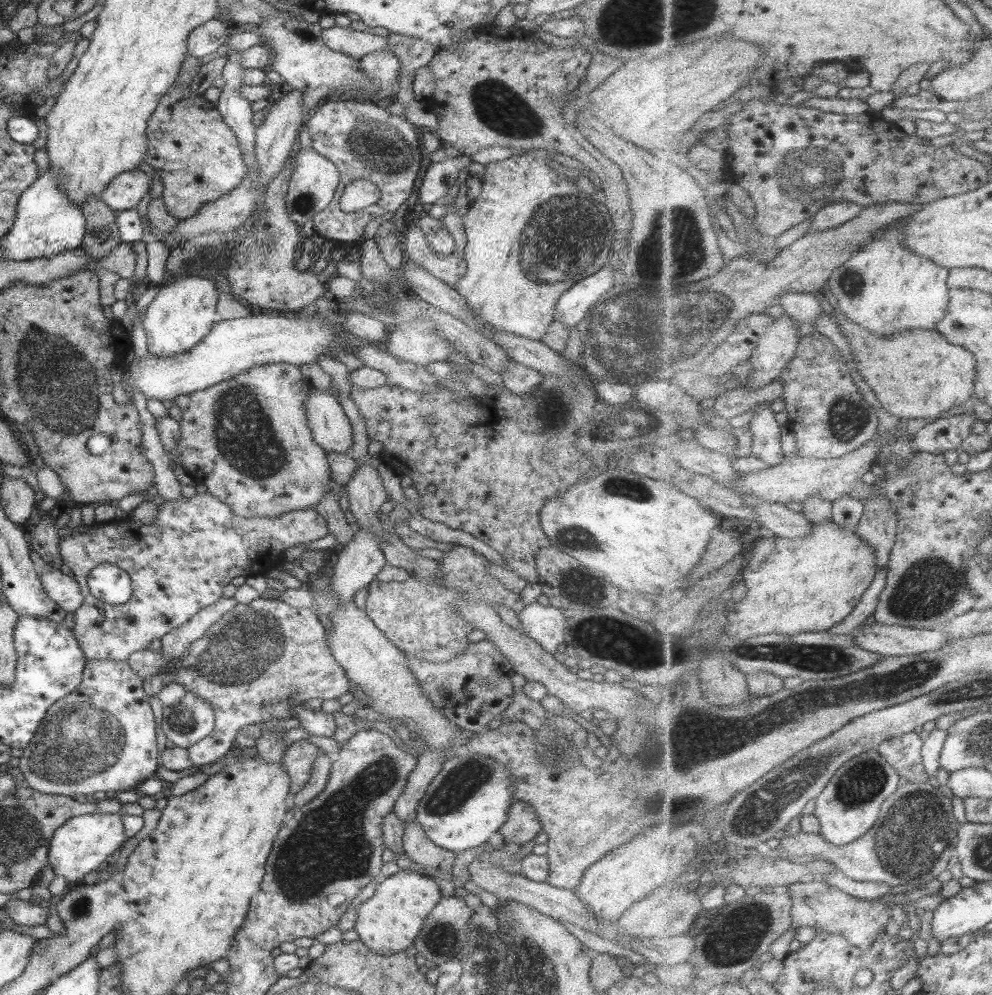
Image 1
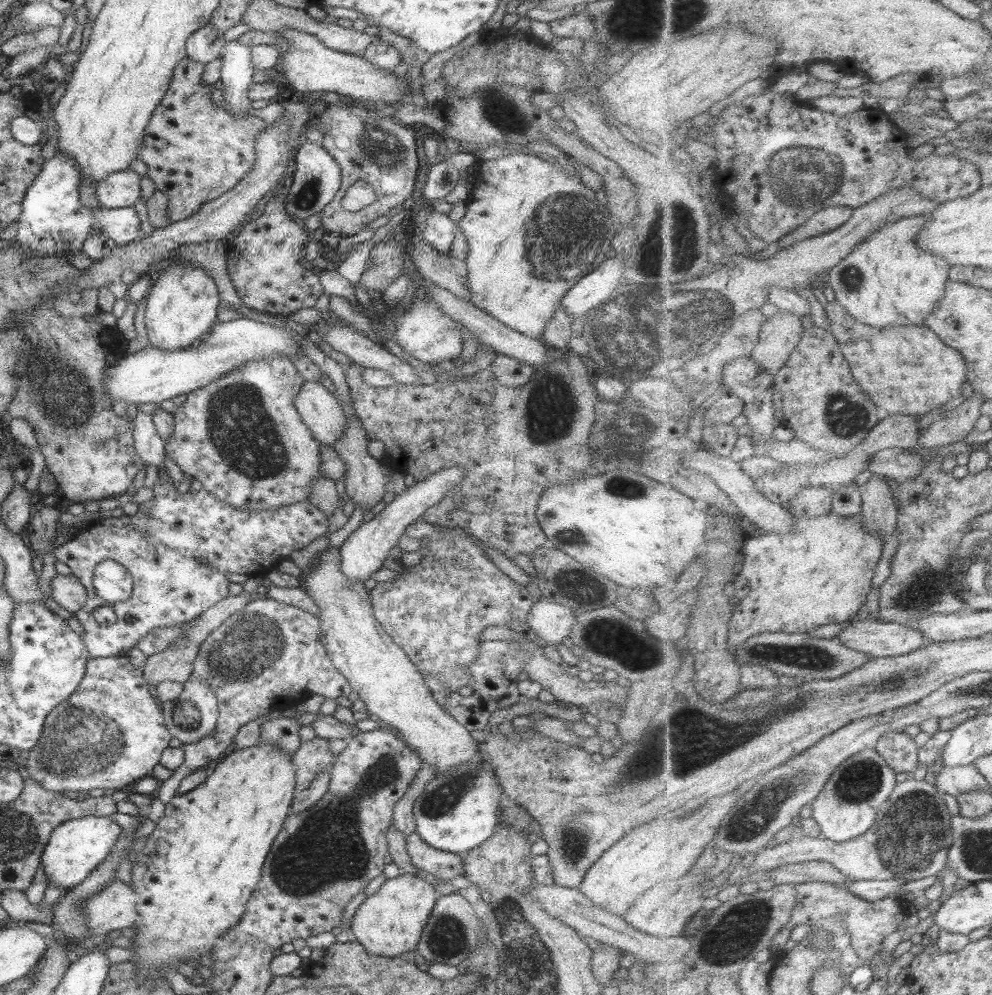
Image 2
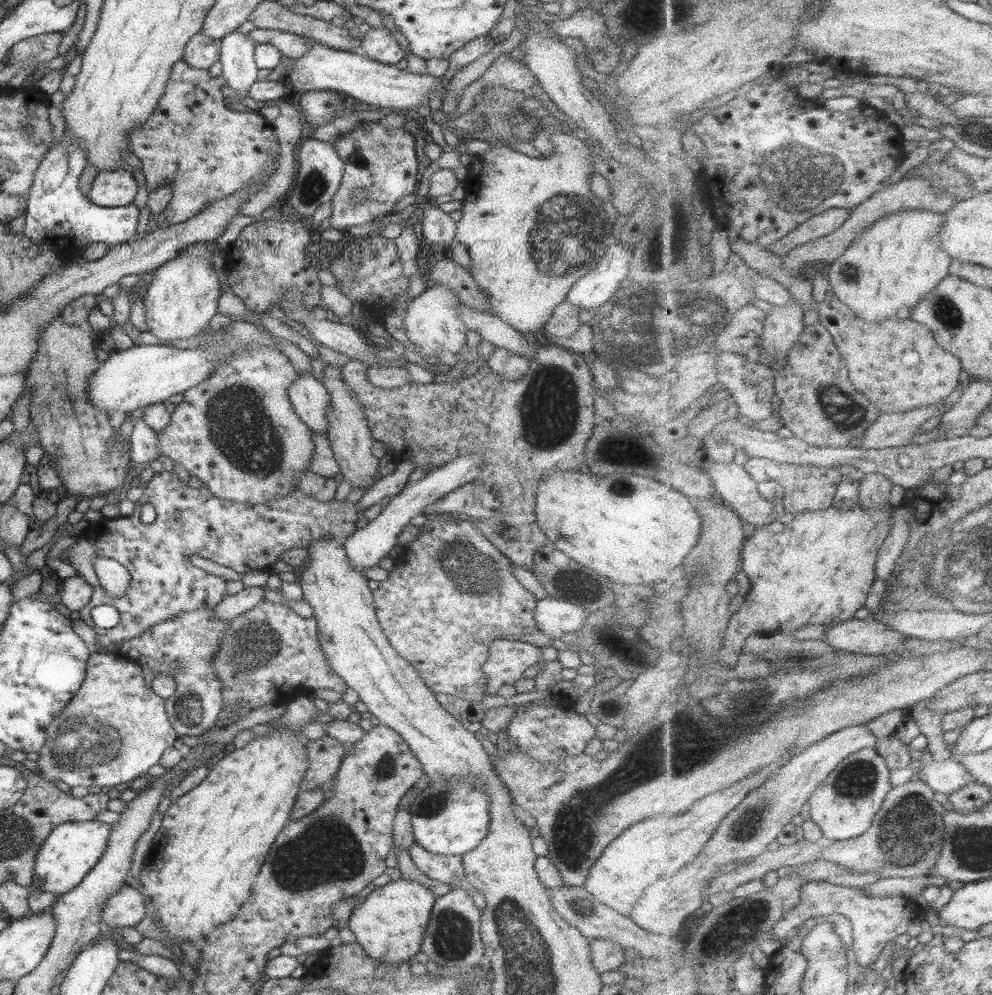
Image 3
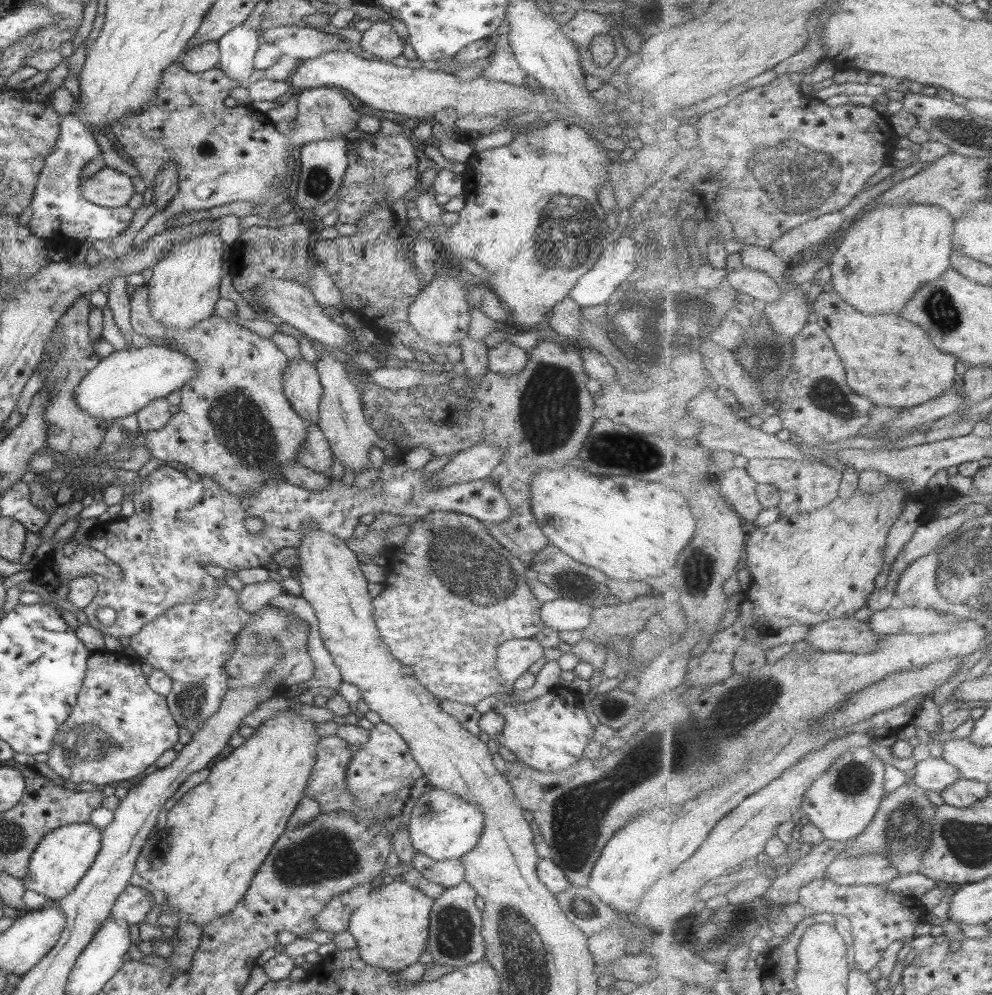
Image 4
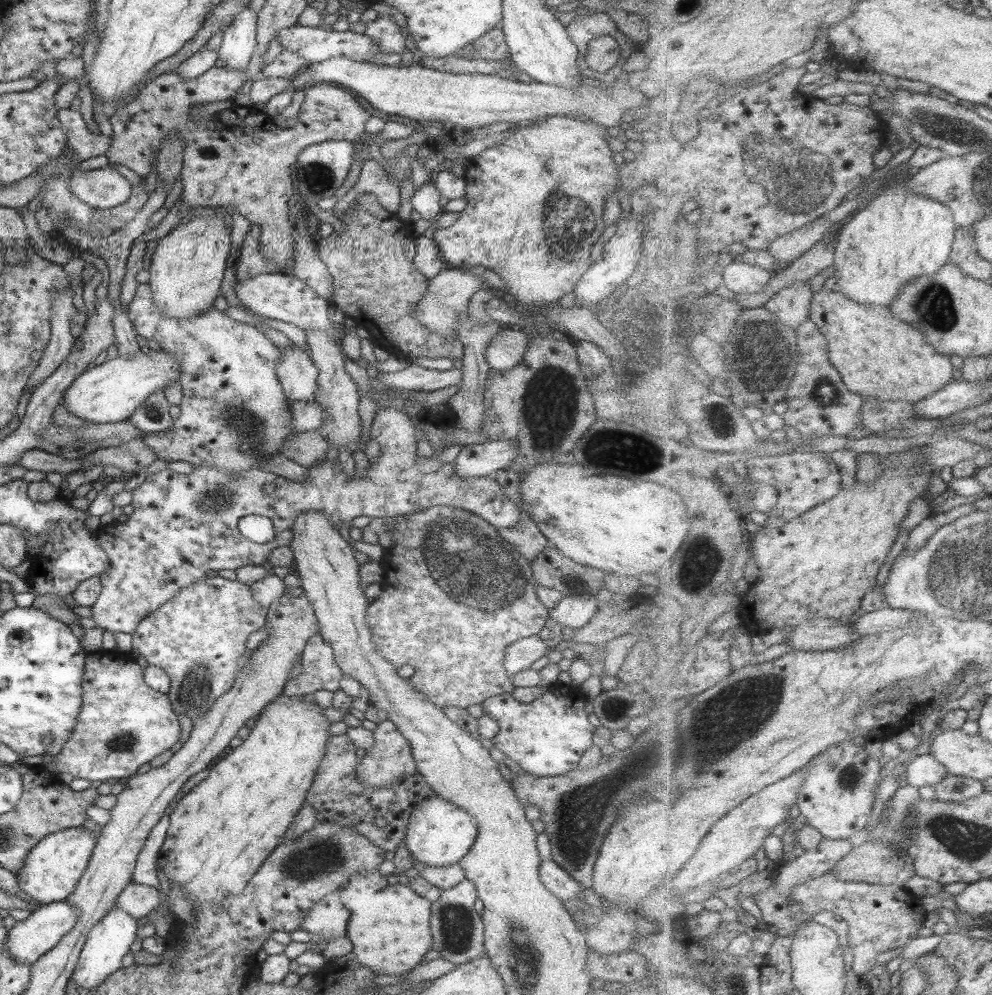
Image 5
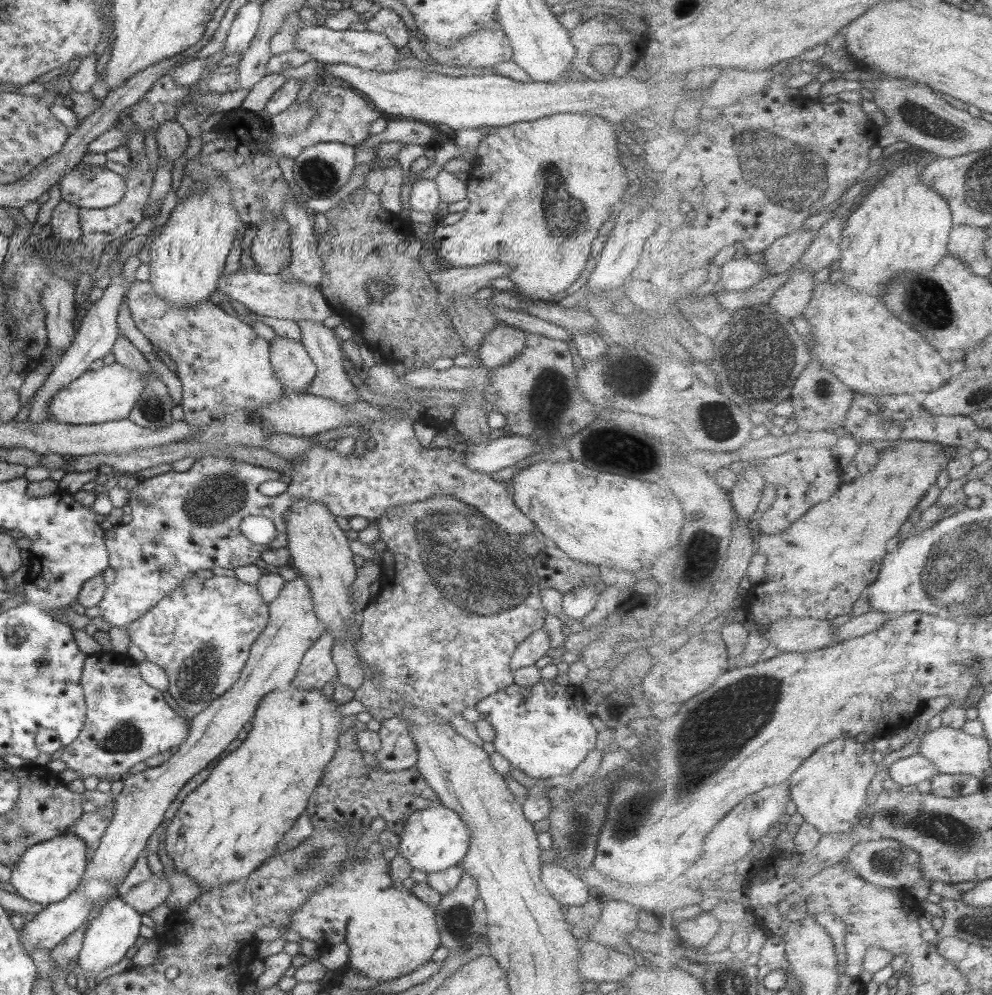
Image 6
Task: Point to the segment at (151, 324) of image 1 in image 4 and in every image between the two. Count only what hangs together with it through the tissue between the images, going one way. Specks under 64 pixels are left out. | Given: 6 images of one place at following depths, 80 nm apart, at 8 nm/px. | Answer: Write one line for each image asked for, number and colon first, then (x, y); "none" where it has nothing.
2: (181, 304)
3: (182, 296)
4: (183, 288)

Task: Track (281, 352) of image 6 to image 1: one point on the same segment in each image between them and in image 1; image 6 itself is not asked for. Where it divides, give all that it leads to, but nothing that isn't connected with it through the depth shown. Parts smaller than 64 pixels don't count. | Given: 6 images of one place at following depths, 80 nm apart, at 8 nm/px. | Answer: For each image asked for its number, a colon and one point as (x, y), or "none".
1: (329, 427)
2: (319, 410)
3: (309, 400)
4: (300, 384)
5: (295, 371)

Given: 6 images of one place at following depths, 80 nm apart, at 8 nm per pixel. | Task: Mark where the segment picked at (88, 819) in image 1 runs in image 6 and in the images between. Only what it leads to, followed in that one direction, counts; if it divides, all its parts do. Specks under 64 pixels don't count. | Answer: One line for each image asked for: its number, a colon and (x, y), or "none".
2: (75, 847)
3: (71, 849)
4: (61, 857)
5: (50, 871)
6: (46, 872)

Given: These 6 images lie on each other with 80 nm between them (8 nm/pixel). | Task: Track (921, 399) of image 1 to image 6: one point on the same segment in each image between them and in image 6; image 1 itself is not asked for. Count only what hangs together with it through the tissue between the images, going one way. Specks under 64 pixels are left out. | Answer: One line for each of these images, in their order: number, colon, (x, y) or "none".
2: (907, 370)
3: (896, 364)
4: (892, 361)
5: (878, 355)
6: (857, 338)

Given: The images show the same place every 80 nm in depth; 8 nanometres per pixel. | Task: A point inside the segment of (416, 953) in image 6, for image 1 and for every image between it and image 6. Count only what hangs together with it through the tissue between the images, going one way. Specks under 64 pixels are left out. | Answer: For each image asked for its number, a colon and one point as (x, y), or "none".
1: (386, 923)
2: (389, 922)
3: (389, 924)
4: (390, 930)
5: (394, 933)

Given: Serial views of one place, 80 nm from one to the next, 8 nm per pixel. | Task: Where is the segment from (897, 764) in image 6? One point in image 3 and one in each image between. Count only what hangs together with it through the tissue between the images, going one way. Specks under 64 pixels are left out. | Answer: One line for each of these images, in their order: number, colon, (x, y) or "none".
3: (947, 776)
4: (936, 774)
5: (922, 770)

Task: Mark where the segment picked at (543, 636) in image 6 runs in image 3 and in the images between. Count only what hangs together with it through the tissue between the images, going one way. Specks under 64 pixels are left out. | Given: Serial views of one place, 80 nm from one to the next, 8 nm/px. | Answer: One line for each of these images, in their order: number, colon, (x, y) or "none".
3: (507, 659)
4: (513, 657)
5: (519, 655)

